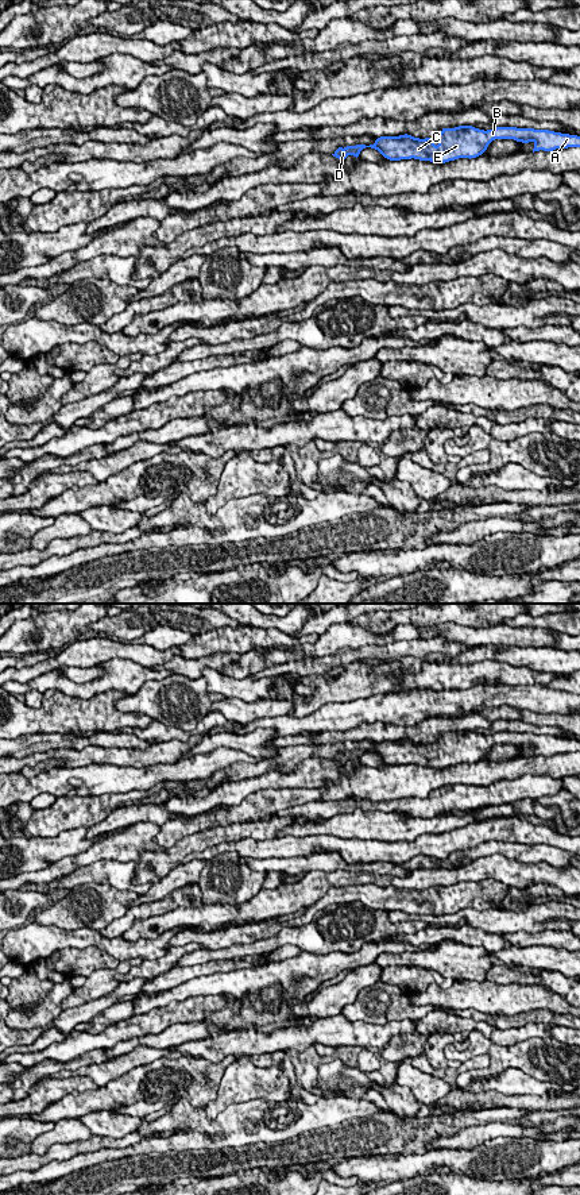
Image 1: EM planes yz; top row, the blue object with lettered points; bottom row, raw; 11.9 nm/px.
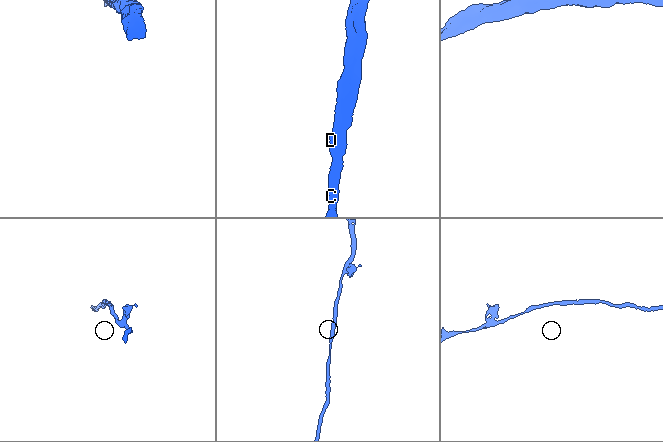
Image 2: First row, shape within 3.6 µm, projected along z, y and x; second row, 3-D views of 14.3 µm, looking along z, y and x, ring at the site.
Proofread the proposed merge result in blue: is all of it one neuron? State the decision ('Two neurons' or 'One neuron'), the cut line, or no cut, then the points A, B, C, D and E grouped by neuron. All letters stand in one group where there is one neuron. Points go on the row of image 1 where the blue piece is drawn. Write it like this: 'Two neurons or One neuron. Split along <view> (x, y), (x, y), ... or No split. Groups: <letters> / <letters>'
One neuron. No split. Groups: A B C D E

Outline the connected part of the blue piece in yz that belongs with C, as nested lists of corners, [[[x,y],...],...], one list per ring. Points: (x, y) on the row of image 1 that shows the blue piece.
[[[472,126],[442,128],[434,138],[414,138],[411,135],[380,136],[374,144],[356,144],[339,147],[332,155],[345,159],[348,155],[359,157],[366,147],[378,150],[390,161],[419,159],[434,163],[445,163],[459,158],[476,158],[482,155],[495,139],[514,139],[522,143],[534,143],[534,151],[553,151],[556,149],[580,147],[580,136],[554,132],[549,130],[496,127],[494,130],[479,130]]]

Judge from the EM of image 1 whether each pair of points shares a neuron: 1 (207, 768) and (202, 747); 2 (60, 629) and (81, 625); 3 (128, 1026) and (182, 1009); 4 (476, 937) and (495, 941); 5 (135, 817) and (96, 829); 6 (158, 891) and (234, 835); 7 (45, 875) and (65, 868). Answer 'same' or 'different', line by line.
1: different
2: same
3: same
4: same
5: same
6: different
7: same

